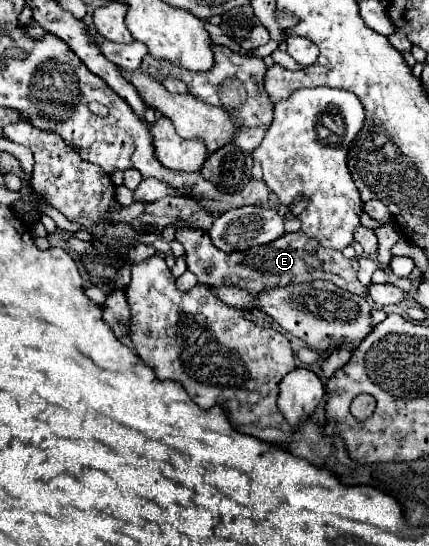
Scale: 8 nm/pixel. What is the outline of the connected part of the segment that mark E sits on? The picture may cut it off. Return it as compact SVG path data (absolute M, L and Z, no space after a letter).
M176 221L176 241L180 241L186 249L186 263L188 269L198 277L198 283L220 287L220 285L236 285L240 289L246 289L248 293L256 295L272 287L286 287L296 283L308 283L316 279L332 281L334 285L356 291L358 295L366 295L368 287L364 287L358 281L358 257L346 259L336 249L324 249L316 247L316 253L308 253L304 247L308 243L308 235L304 231L286 233L278 237L276 241L262 247L262 251L220 251L212 245L208 231L194 229L184 225L184 221Z

